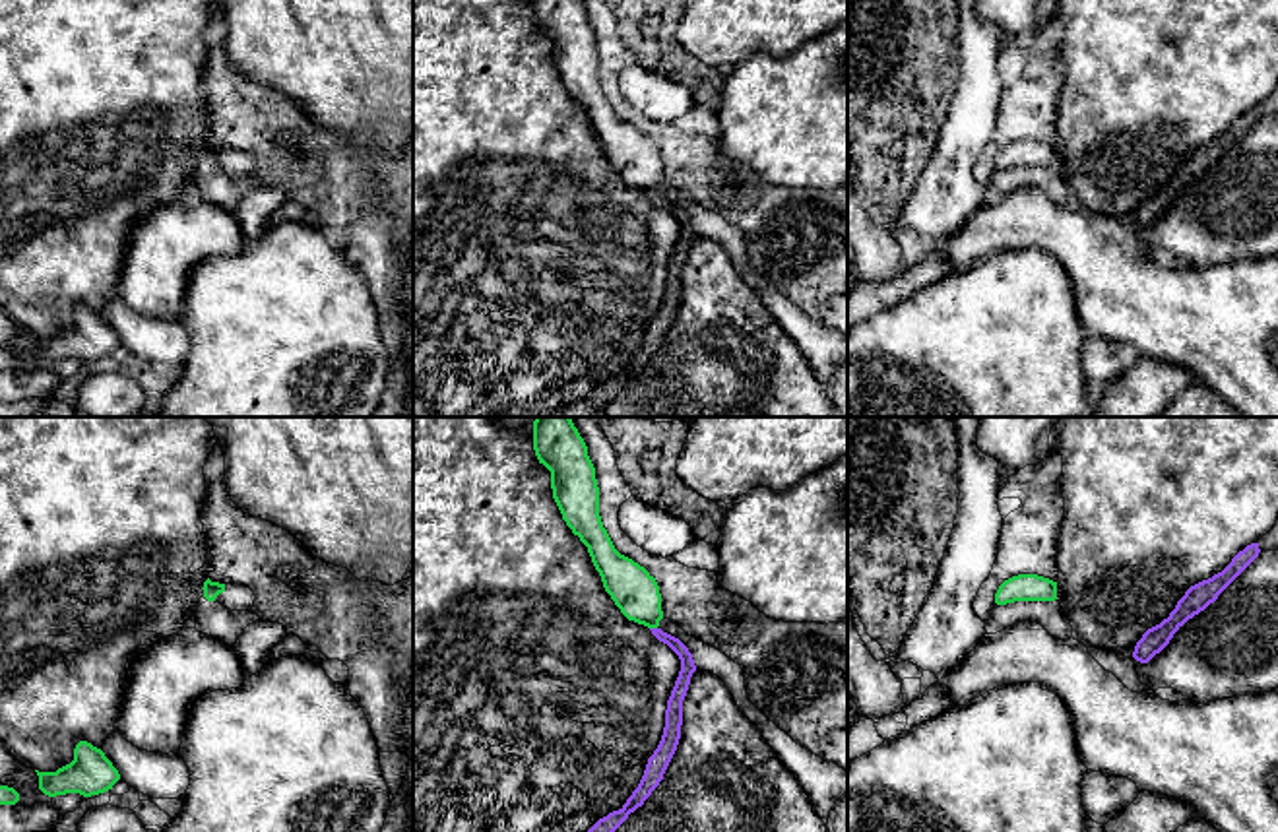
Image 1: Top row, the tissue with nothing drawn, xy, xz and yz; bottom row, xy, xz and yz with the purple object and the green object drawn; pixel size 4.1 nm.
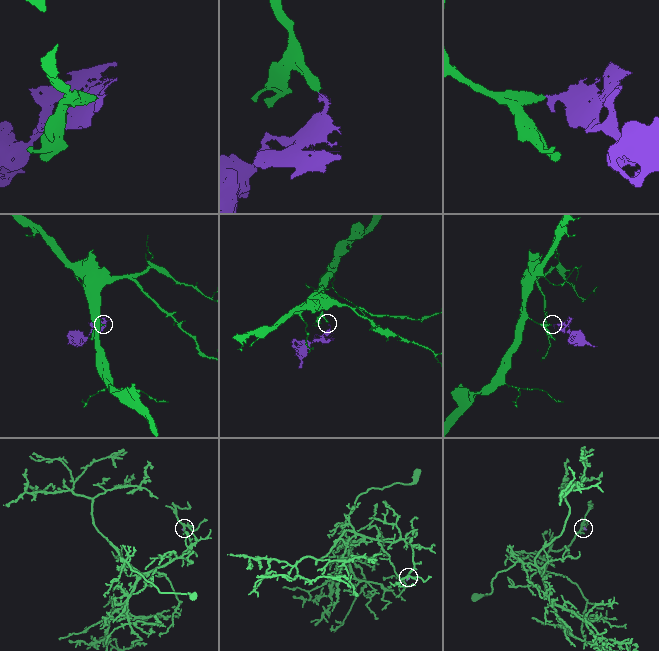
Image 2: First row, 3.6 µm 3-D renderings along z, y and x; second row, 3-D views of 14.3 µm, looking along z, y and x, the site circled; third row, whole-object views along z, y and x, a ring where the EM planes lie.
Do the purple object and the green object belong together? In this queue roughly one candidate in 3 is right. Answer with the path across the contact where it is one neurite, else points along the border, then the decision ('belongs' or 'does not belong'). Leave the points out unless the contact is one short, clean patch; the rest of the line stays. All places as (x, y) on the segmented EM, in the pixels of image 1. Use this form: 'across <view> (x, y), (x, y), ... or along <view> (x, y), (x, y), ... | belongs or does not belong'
along xz (650, 627), (656, 629) | does not belong

